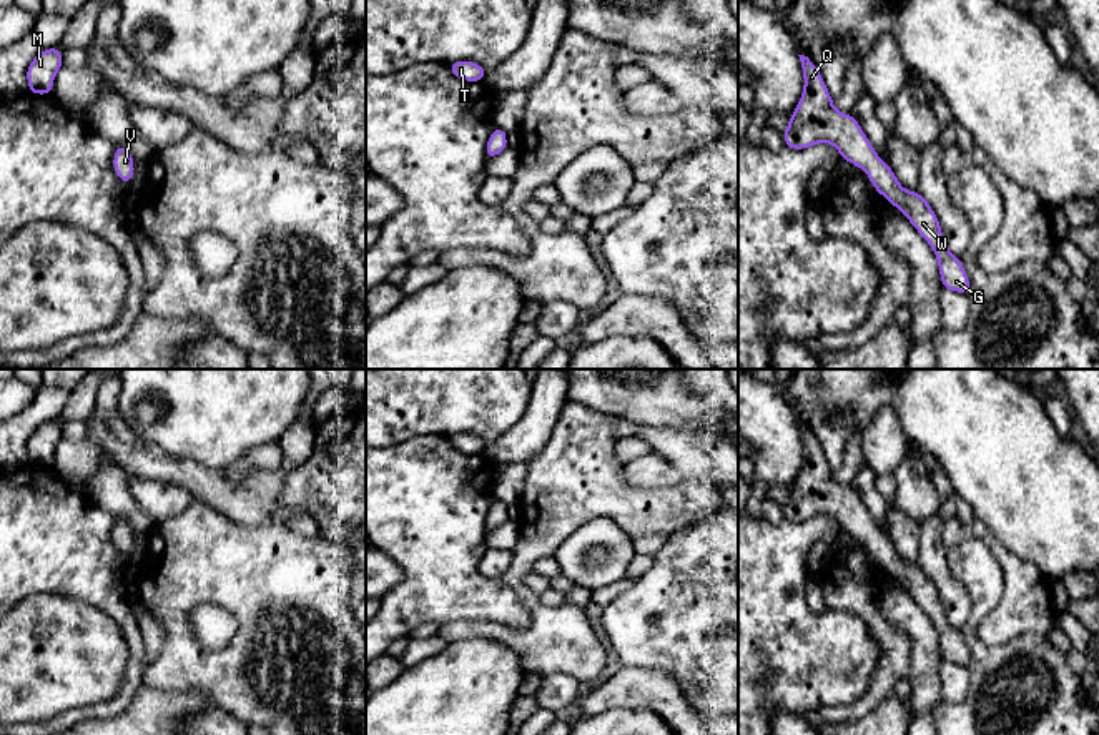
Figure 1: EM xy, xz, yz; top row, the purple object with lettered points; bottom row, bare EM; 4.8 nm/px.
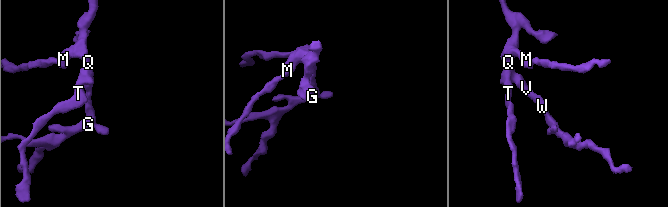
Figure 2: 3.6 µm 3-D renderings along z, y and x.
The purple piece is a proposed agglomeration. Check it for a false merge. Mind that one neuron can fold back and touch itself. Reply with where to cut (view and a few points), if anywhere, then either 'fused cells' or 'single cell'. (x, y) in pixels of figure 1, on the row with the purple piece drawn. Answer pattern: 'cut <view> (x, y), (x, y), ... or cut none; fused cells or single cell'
cut none; single cell

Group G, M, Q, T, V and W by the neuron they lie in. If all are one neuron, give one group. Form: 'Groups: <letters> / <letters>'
Groups: G M Q T V W

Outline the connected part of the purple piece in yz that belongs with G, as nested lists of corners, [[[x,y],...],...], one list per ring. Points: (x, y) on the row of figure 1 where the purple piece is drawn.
[[[798,55],[803,68],[803,93],[783,133],[785,146],[805,150],[831,143],[841,160],[861,168],[878,195],[885,196],[916,228],[936,254],[943,288],[969,293],[969,278],[961,259],[943,238],[939,220],[919,191],[906,191],[888,163],[875,151],[853,115],[838,111],[820,70],[808,57]]]

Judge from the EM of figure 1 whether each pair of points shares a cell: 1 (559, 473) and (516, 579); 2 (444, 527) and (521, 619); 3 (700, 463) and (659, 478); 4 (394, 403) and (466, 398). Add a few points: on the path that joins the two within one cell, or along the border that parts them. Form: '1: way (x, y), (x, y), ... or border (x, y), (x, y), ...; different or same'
1: way (557, 499), (541, 536), (526, 552); same
2: way (444, 552), (496, 602); same
3: border (652, 451), (664, 456), (682, 474); different
4: way (413, 393), (448, 393); same

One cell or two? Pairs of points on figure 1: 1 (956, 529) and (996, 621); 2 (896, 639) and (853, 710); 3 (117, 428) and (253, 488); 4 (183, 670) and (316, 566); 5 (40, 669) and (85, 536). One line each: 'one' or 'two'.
1: one
2: one
3: one
4: one
5: two

